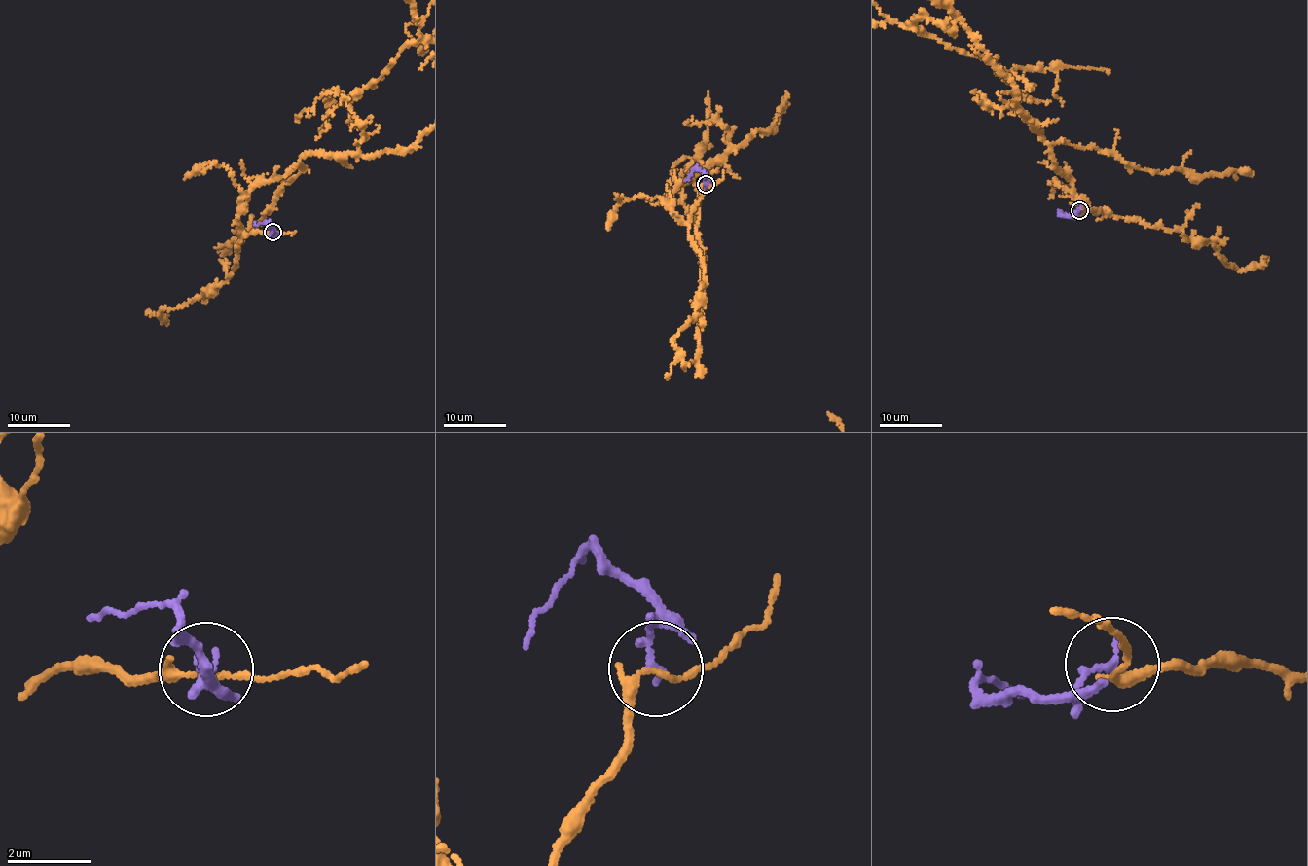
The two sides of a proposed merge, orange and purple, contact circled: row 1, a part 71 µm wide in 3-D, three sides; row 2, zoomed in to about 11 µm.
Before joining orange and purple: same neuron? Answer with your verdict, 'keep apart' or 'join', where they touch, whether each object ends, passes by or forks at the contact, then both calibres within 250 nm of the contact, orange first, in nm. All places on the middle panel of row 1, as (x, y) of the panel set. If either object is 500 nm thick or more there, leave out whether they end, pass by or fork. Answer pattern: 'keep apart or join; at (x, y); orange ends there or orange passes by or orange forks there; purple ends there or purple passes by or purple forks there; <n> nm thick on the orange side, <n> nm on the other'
keep apart; at (706, 184); orange passes by; purple ends there; 160 nm thick on the orange side, 200 nm on the other

